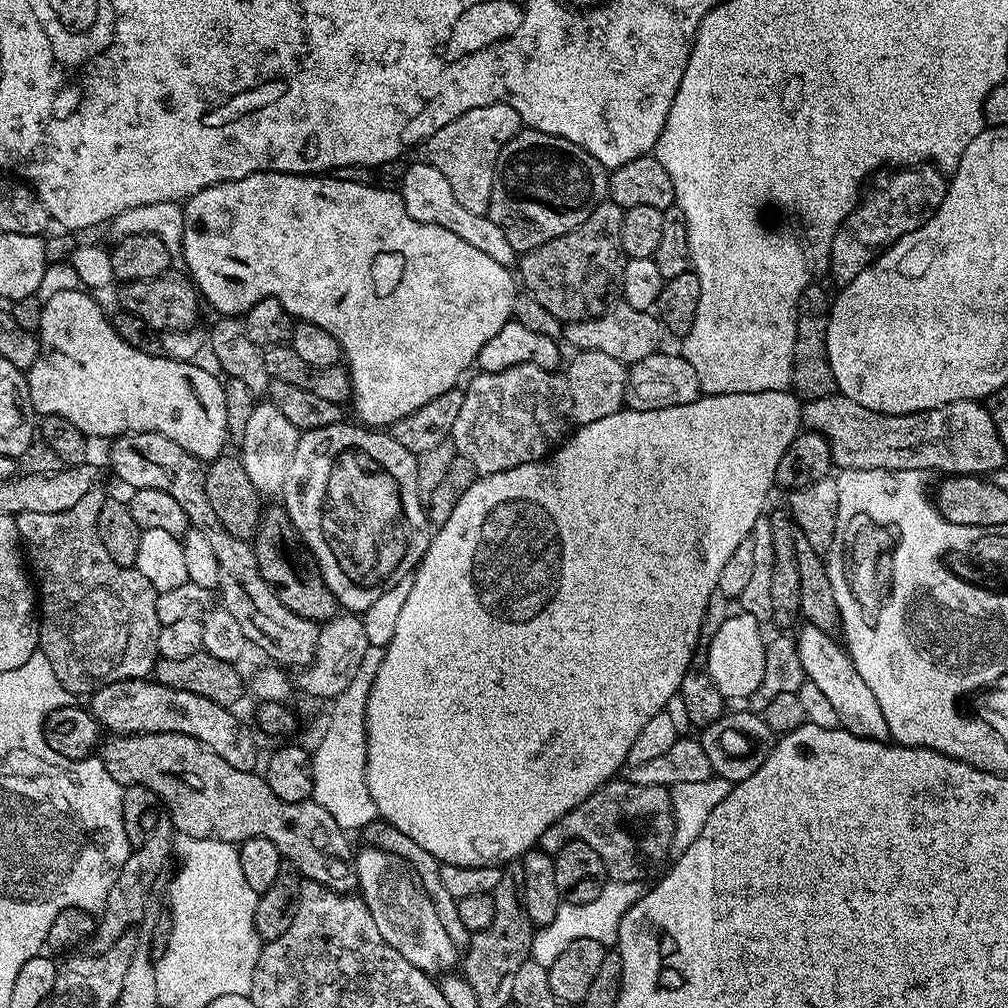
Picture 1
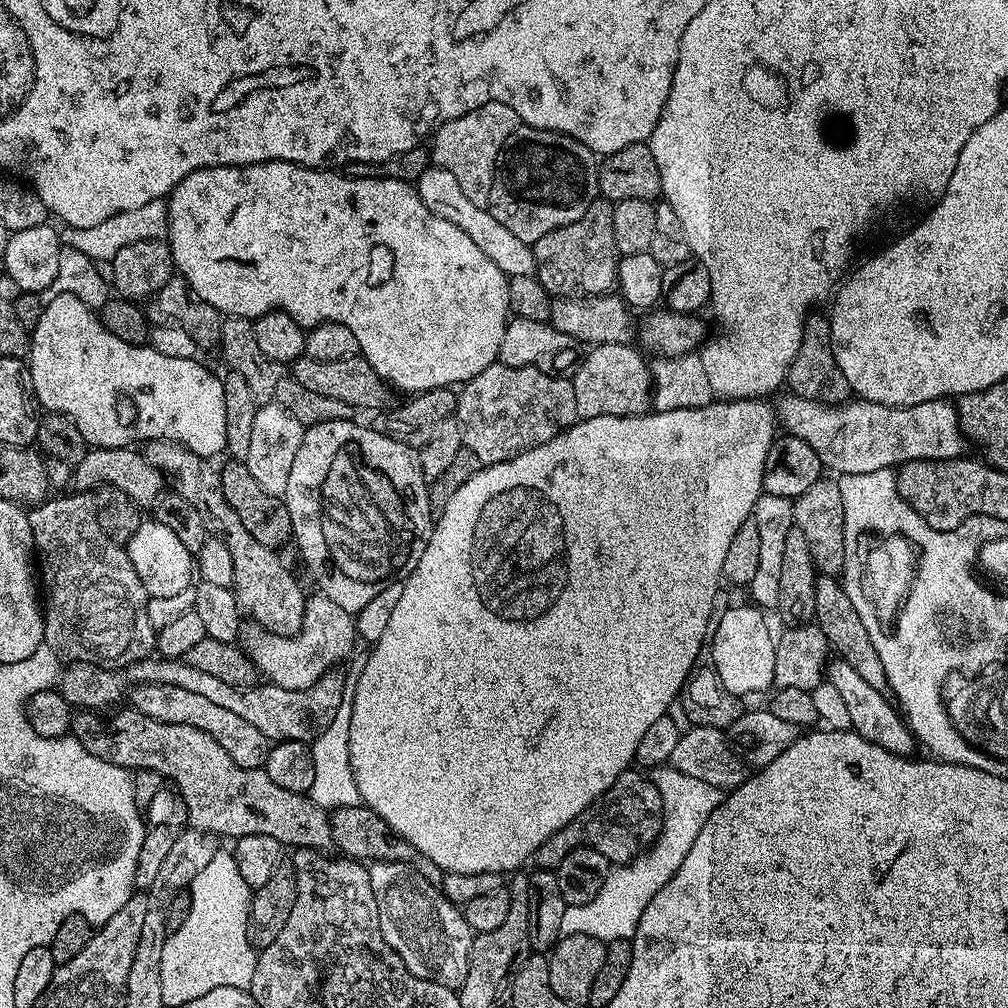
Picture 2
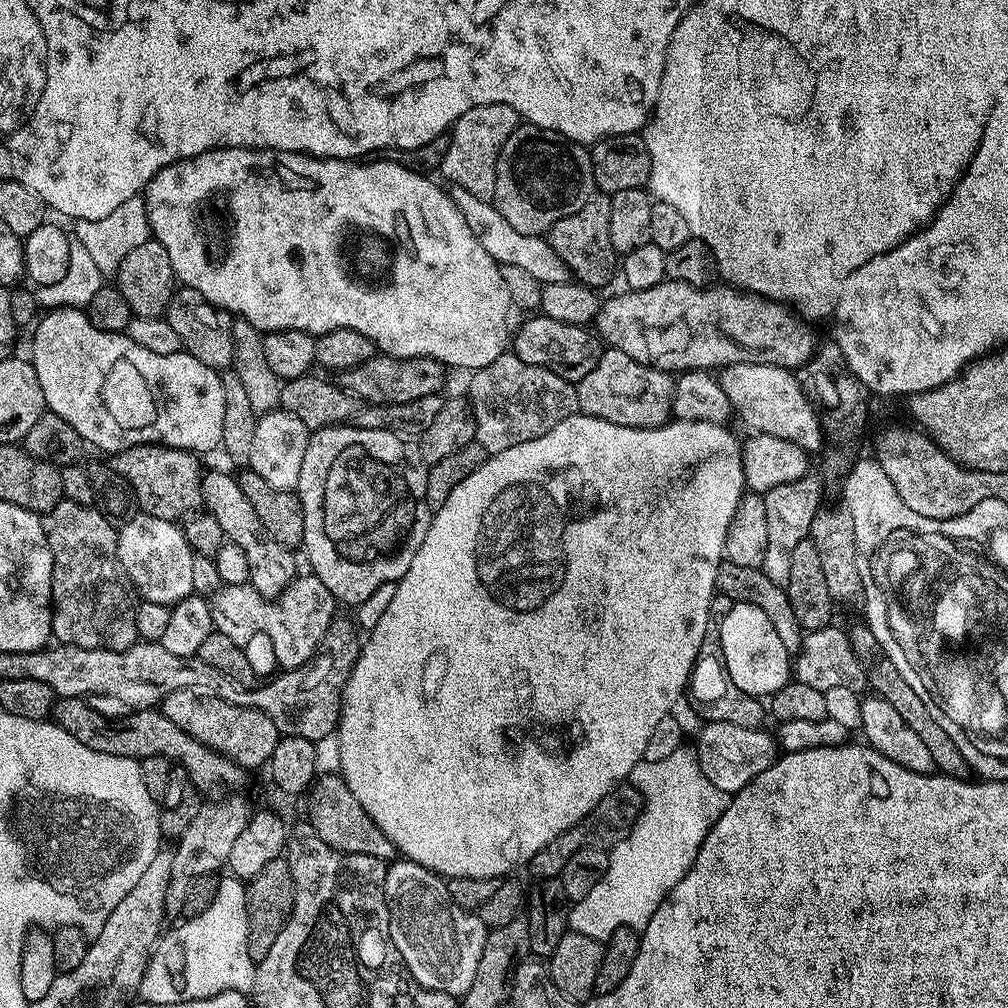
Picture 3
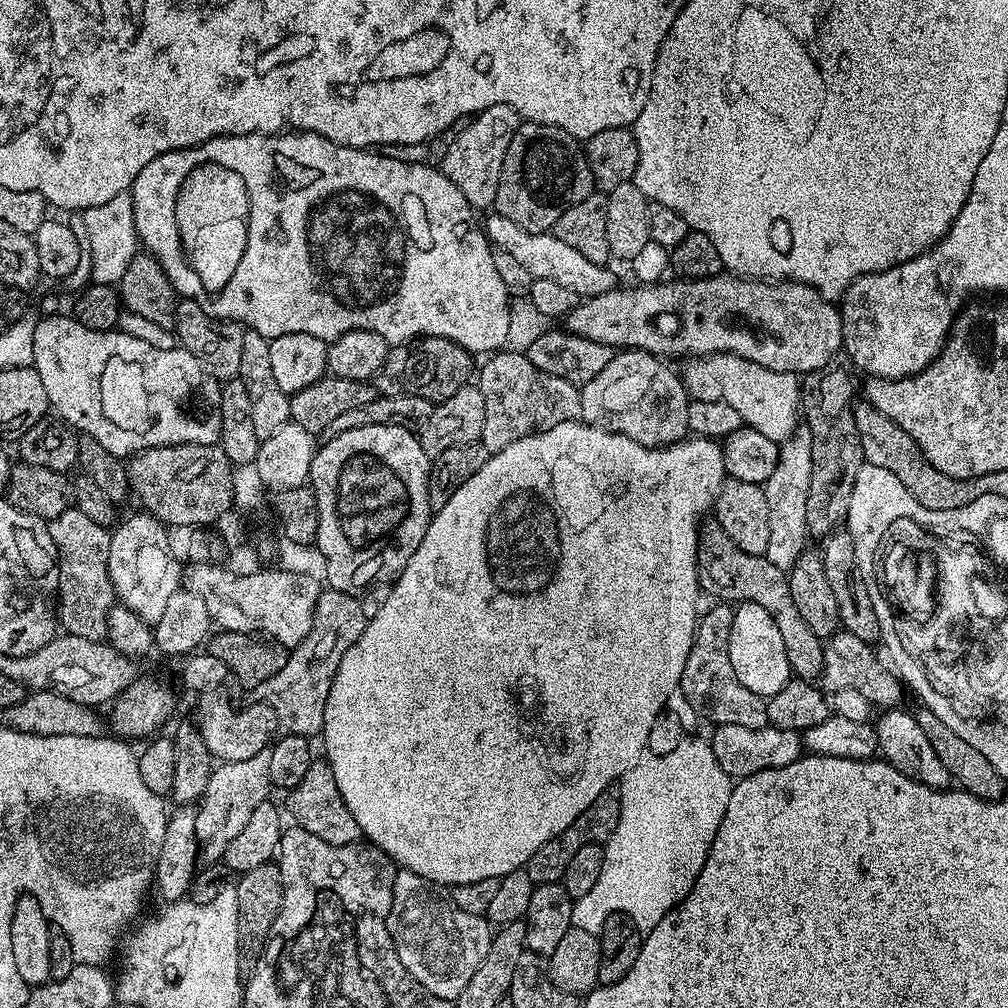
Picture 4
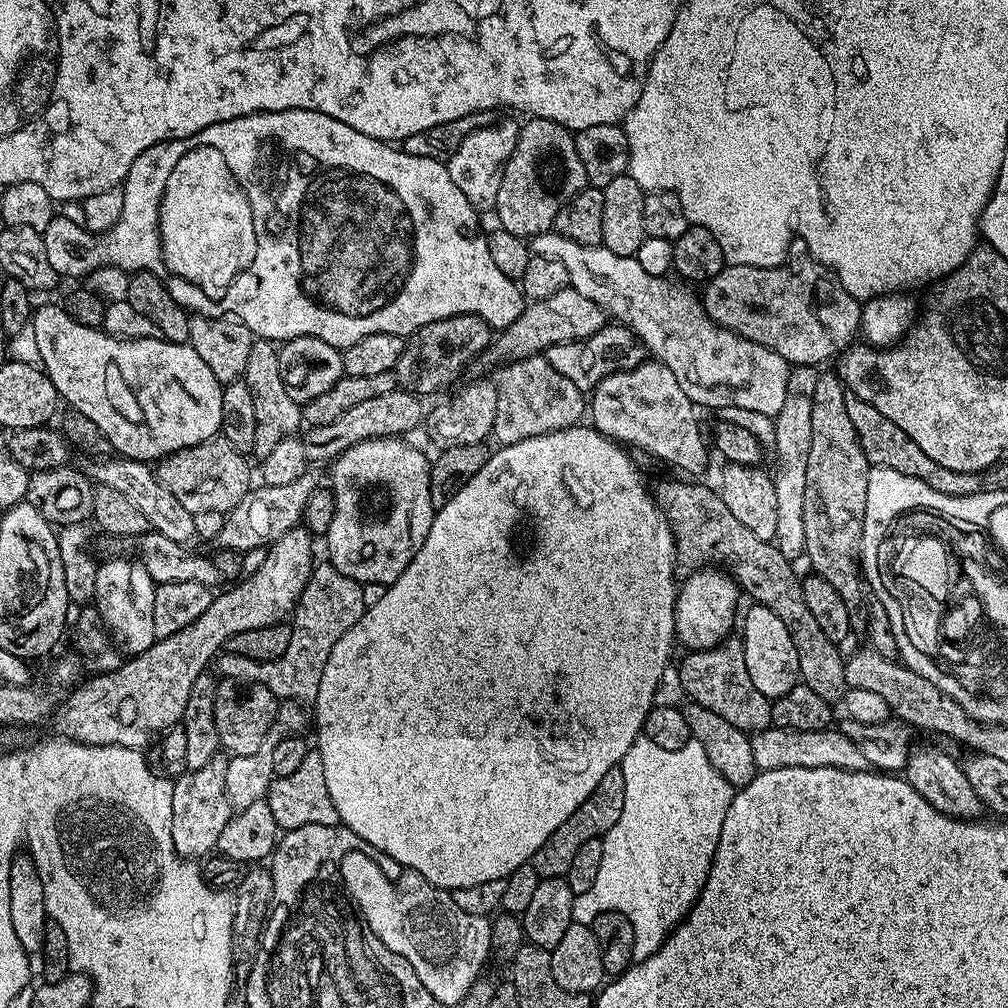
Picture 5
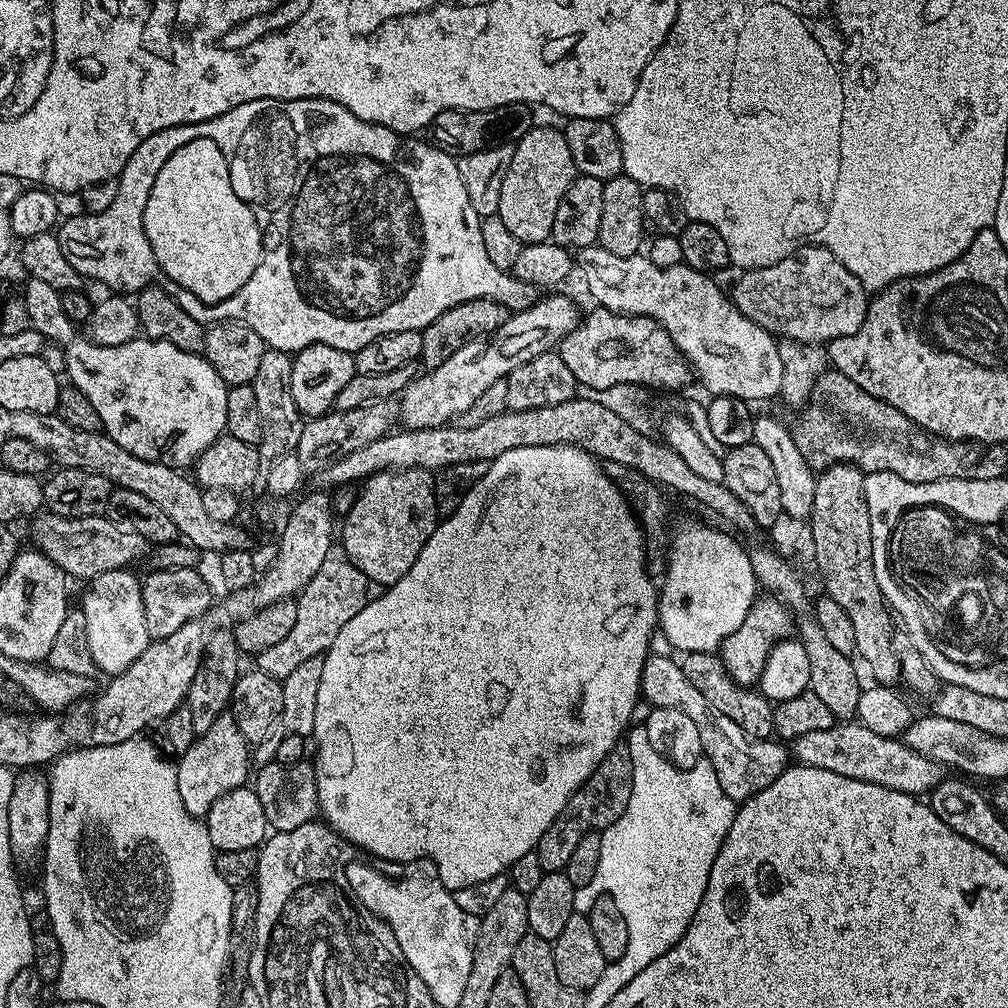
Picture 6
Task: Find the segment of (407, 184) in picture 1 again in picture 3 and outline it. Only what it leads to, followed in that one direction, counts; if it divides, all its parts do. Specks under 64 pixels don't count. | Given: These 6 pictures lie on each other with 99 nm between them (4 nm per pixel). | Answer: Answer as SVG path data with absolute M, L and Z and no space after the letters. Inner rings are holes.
M457 187L451 189L450 195L454 206L462 214L462 218L466 218L466 226L470 226L470 230L474 230L474 238L478 238L478 242L482 242L486 254L490 254L490 258L494 258L497 264L519 266L532 277L538 278L538 282L543 285L566 282L570 279L567 266L562 262L562 258L558 258L558 254L554 254L554 250L544 236L531 236L514 230L514 226L510 226L510 222L506 222L506 218L502 218L502 214L496 209L492 200L474 198L474 194L469 194L467 190Z

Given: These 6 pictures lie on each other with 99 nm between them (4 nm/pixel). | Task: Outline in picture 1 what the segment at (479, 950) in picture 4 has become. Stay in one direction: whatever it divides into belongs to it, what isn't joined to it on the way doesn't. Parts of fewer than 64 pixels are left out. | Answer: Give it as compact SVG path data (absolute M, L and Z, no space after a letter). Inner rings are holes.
M367 846L355 853L356 882L359 895L370 910L382 938L414 967L429 974L447 973L458 964L458 949L450 942L434 905L422 886L422 878L402 857Z

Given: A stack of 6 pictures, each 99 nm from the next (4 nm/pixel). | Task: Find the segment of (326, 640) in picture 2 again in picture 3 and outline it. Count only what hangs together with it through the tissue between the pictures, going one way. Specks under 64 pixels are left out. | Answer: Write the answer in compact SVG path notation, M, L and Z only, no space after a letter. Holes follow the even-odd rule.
M311 574L301 575L289 584L288 589L273 602L258 594L252 585L225 584L210 597L212 623L215 631L226 634L234 643L244 646L255 632L261 632L272 647L272 656L284 670L300 668L316 652L326 630L337 619L338 602Z

